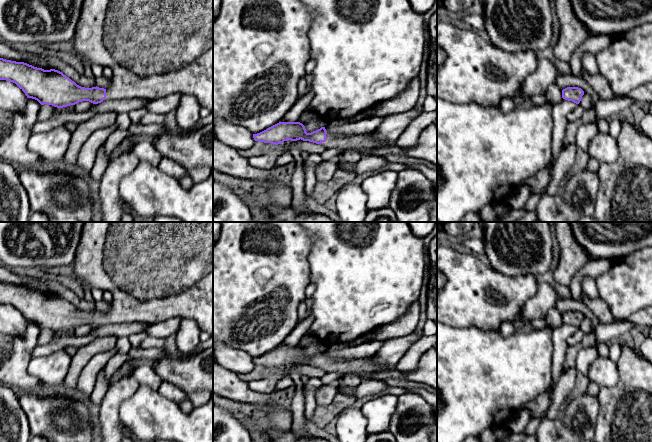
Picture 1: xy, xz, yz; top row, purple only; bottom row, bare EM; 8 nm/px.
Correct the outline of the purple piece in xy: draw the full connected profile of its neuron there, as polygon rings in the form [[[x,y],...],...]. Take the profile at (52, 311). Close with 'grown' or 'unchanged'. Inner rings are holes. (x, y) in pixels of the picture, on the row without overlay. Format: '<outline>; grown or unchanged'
[[[213,269],[191,288],[159,299],[141,300],[113,283],[110,284],[113,304],[107,313],[77,309],[62,296],[44,294],[24,286],[0,282],[0,304],[15,307],[27,320],[41,329],[57,332],[82,325],[98,328],[106,324],[154,324],[170,318],[194,319],[200,330],[213,335]]]; grown

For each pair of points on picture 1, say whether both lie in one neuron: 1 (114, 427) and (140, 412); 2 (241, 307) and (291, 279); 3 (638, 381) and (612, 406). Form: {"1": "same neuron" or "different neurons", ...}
{"1": "different neurons", "2": "same neuron", "3": "same neuron"}

